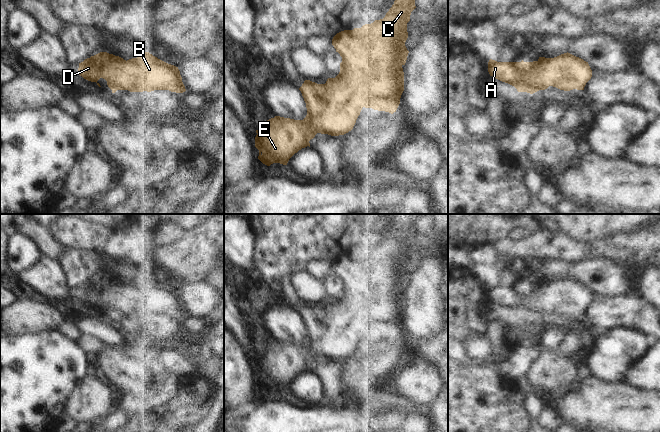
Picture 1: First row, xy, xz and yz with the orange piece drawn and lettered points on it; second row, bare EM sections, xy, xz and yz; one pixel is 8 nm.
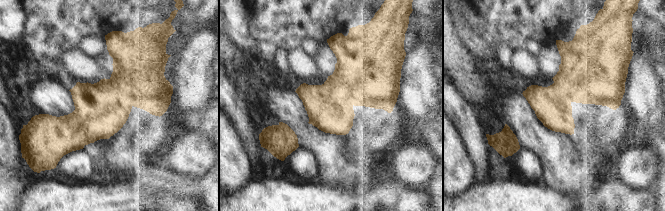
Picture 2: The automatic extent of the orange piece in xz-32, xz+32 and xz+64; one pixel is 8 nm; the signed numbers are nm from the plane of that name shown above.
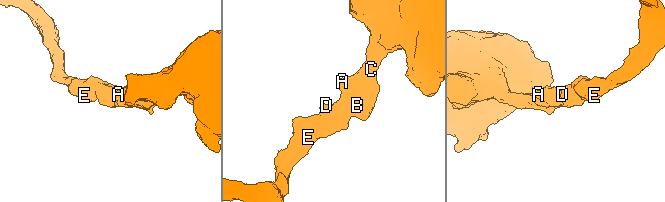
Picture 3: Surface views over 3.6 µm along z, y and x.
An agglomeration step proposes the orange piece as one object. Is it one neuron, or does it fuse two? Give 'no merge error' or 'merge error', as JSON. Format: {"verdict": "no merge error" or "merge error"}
{"verdict": "no merge error"}

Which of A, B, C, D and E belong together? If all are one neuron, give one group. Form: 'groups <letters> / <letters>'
groups A B C D E

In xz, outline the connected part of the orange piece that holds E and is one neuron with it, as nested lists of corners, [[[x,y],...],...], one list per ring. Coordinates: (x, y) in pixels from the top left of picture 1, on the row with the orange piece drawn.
[[[395,0],[383,19],[337,33],[332,45],[342,57],[339,74],[335,78],[328,78],[325,84],[304,81],[299,88],[307,108],[303,120],[275,116],[256,130],[258,159],[267,166],[273,163],[287,165],[295,153],[310,147],[309,141],[317,133],[339,136],[351,131],[363,107],[391,114],[396,112],[404,91],[402,66],[409,53],[405,46],[407,23],[415,8],[415,0]]]

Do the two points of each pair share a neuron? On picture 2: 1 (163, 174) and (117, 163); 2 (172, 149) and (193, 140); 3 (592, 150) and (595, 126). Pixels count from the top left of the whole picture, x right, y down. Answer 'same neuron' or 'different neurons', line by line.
1: different neurons
2: same neuron
3: different neurons

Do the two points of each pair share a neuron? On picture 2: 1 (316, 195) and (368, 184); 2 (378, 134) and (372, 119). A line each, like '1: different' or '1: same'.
1: same
2: same

